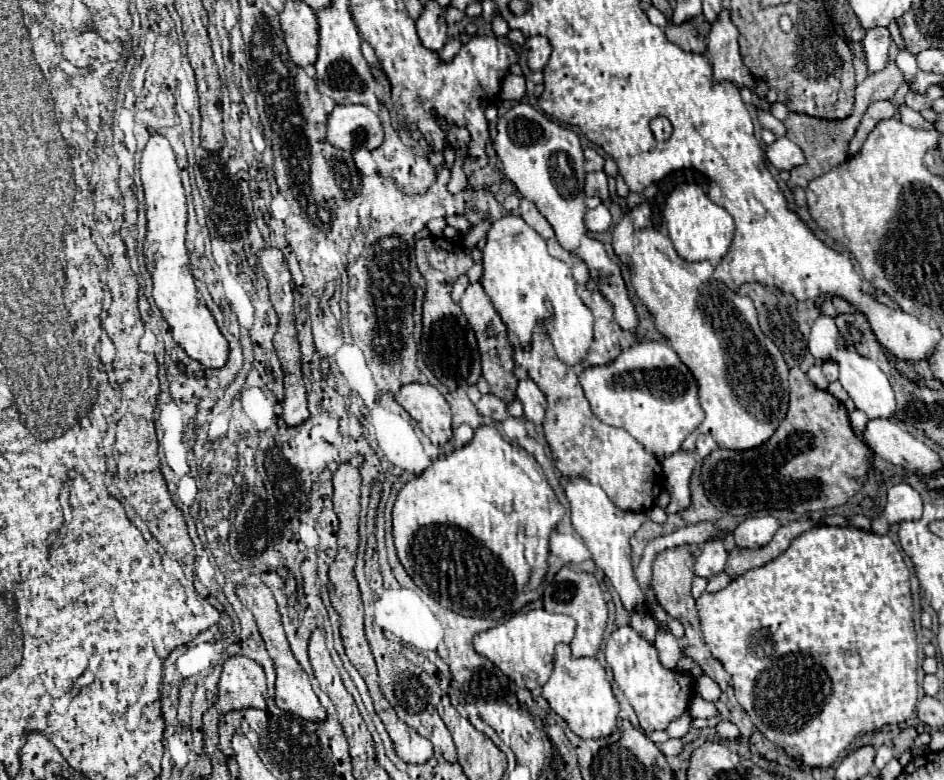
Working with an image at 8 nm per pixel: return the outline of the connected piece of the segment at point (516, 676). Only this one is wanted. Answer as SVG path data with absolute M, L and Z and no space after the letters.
M532 609L528 613L516 613L506 623L488 629L474 637L474 649L488 657L494 665L500 667L504 675L508 675L518 687L534 689L544 687L552 669L554 669L554 647L558 643L570 643L574 637L576 621L568 615L548 613L544 609Z

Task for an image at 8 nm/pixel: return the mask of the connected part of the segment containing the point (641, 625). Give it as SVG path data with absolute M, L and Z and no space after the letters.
M632 611L632 621L630 625L648 641L654 641L656 635L656 619L652 619L650 611Z

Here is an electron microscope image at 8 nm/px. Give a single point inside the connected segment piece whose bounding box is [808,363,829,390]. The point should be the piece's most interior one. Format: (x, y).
(815, 373)

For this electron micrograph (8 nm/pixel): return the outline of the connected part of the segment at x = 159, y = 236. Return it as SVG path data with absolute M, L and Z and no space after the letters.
M162 135L150 137L150 141L142 153L140 173L142 173L144 195L146 195L146 215L148 215L148 229L146 229L146 239L144 239L144 259L146 259L146 269L150 271L152 281L154 281L154 291L152 291L154 301L156 301L158 309L162 311L166 323L170 325L176 343L188 353L188 357L200 361L204 367L220 369L226 365L230 349L228 349L228 341L222 335L220 327L216 325L210 309L202 307L198 301L198 289L194 285L192 265L190 265L190 257L188 257L188 249L186 249L186 195L184 195L184 187L180 181L180 167L176 163L174 151L166 137L162 137Z

